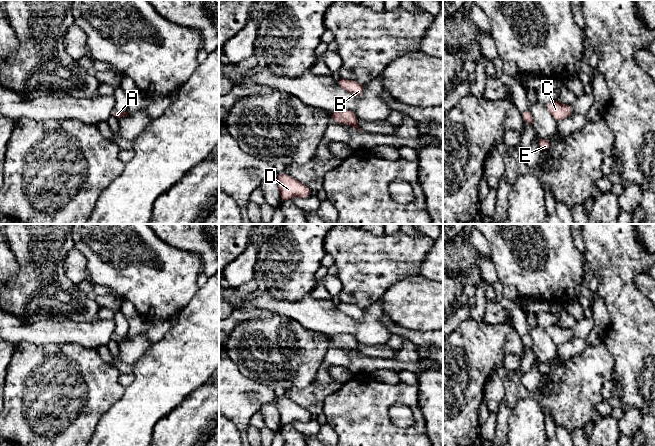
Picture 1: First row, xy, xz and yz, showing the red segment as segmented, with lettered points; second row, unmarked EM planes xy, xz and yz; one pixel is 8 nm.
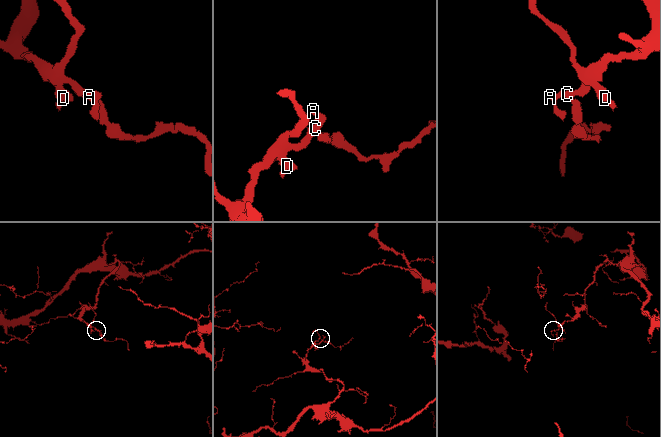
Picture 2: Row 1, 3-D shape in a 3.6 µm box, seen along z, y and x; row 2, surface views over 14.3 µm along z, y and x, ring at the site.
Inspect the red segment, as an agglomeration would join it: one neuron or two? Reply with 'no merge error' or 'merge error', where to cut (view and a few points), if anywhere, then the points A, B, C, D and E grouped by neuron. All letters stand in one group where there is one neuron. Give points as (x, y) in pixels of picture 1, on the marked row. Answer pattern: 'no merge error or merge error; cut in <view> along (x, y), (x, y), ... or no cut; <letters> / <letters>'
no merge error; no cut; A B C D E

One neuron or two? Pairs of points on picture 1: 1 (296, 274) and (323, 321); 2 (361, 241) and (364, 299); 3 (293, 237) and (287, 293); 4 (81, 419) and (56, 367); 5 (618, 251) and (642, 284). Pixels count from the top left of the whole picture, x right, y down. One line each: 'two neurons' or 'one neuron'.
1: two neurons
2: one neuron
3: one neuron
4: one neuron
5: two neurons

